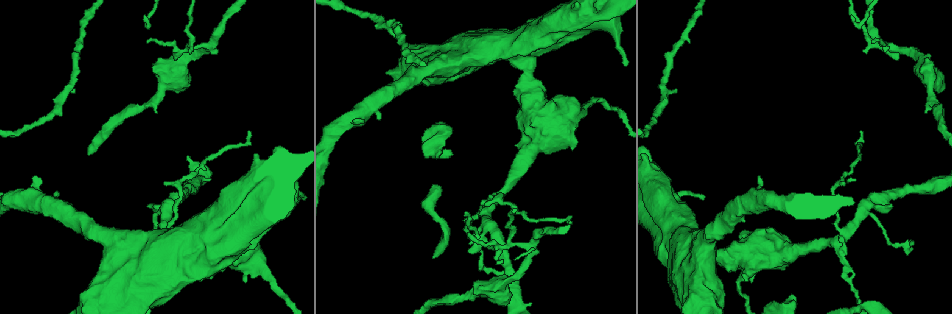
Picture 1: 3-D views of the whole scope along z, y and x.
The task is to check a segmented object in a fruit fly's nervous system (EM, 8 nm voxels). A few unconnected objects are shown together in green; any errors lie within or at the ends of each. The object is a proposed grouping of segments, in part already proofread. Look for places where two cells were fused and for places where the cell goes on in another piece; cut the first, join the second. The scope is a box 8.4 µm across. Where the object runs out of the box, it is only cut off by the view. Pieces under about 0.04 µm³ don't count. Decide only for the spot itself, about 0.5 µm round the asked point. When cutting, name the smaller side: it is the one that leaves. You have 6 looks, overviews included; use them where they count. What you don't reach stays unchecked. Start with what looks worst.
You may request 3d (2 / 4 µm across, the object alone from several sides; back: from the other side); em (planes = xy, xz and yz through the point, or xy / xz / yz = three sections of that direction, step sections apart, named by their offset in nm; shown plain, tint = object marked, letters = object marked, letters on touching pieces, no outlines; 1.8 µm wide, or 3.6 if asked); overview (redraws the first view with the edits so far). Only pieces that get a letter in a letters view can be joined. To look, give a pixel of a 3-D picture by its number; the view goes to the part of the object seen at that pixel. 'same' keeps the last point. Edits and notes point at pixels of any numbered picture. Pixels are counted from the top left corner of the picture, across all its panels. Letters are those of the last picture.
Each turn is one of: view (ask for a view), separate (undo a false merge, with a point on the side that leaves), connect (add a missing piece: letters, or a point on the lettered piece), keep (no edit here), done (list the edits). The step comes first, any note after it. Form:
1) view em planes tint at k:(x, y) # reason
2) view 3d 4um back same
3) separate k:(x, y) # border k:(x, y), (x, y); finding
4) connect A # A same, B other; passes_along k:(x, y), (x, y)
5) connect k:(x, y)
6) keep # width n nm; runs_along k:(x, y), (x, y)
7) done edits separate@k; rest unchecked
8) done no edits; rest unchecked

view em planes tint at 1:(439, 152)

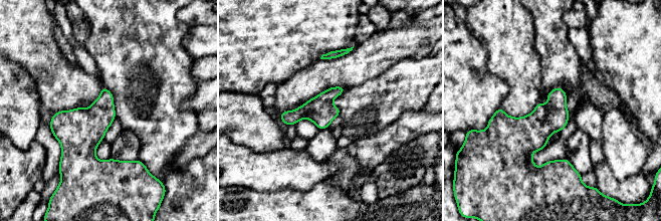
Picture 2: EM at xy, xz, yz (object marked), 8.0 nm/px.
view em planes letters same

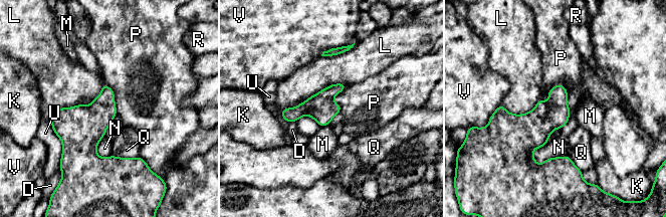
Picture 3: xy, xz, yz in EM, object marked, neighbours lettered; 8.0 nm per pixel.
keep # D other, K other, L other, M other, N other, P other, Q other, R other, U other, V other; border 3:(568, 90), (554, 84), (540, 98); none of them fits

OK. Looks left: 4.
view 3d 2um back at 1:(840, 241) # branch point

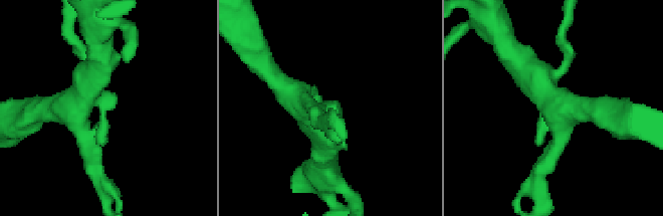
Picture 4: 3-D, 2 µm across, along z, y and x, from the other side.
view em planes letters at 4:(78, 106) # need the tissue

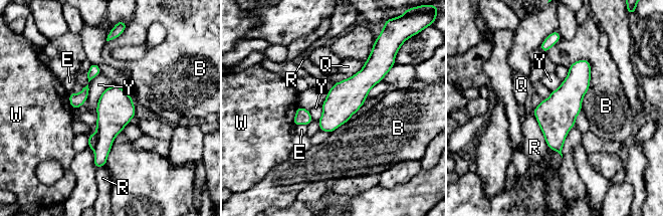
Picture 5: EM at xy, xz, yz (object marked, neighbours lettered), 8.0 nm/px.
keep # longest_contact B 420 nm; B other, E other, Q other, R other, W other, Y other; border 5:(114, 83), (101, 93), (95, 111); one cell here

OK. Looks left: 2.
view em xz step 16 letters at 1:(360, 118) # free end

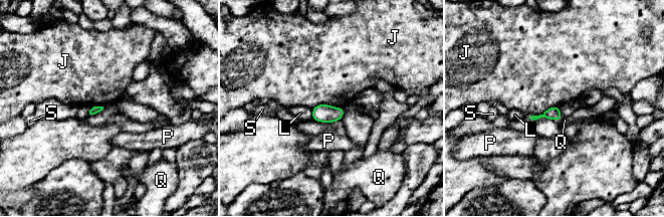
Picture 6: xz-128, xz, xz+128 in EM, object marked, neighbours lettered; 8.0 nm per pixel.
keep # longest_contact J 260 nm; J other, L other, P other, Q other, S other; none of them fits

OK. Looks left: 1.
done no edits; rest unchecked

